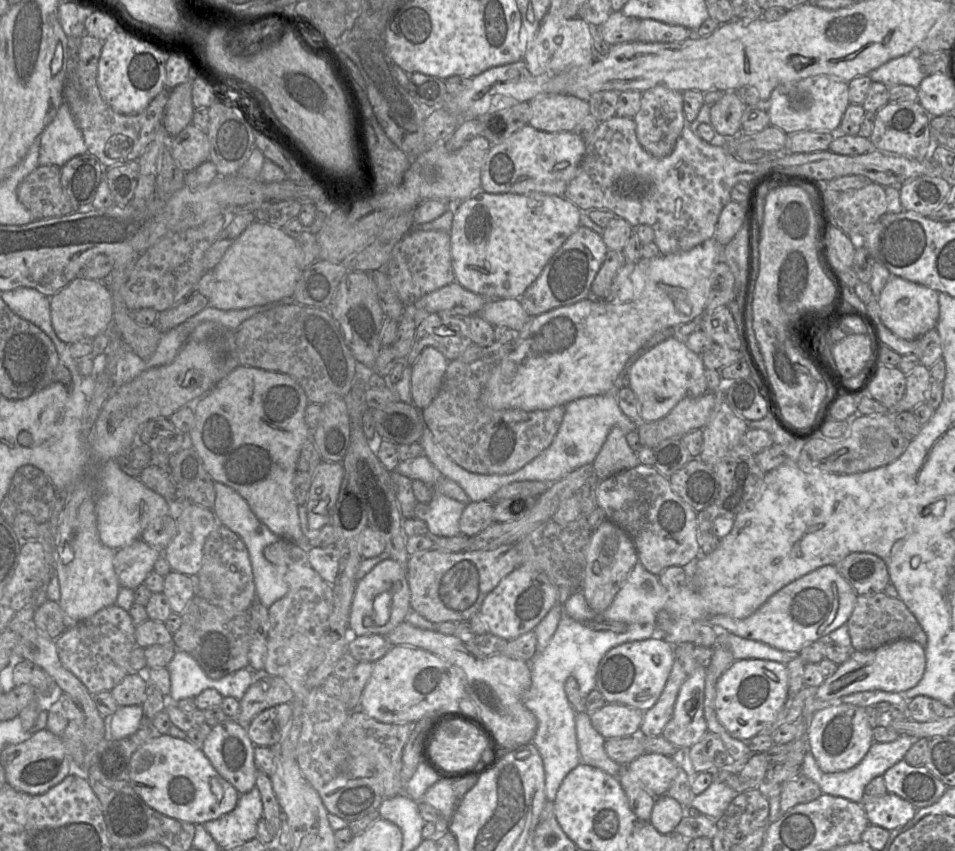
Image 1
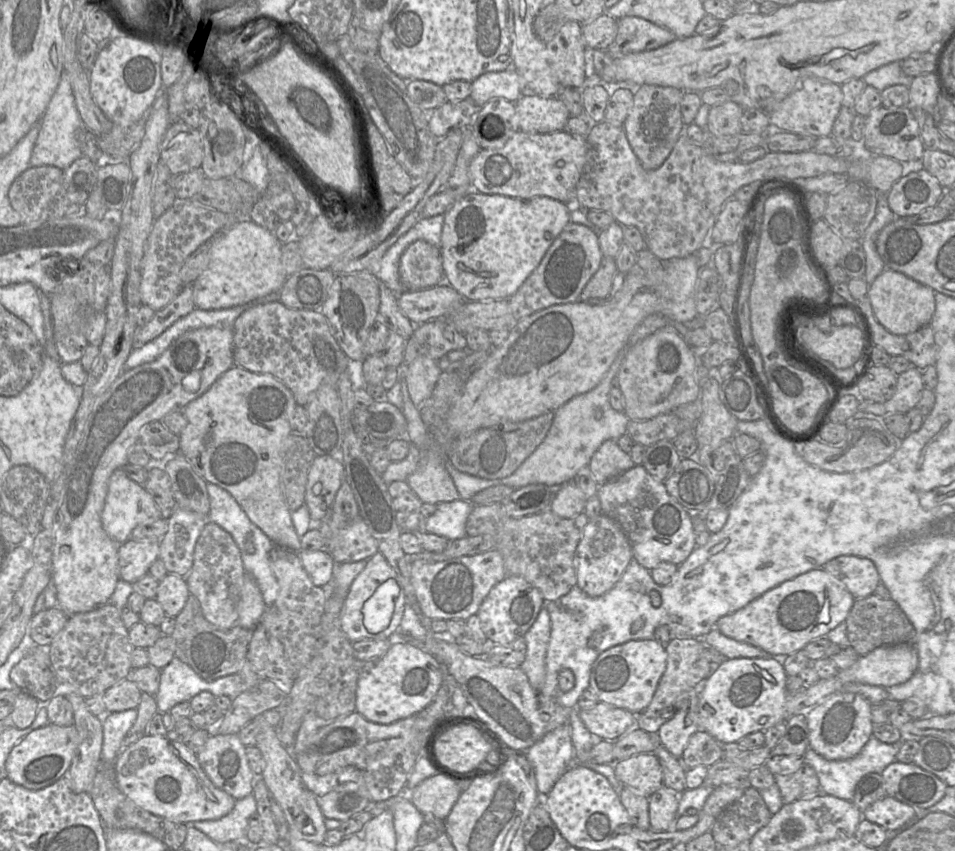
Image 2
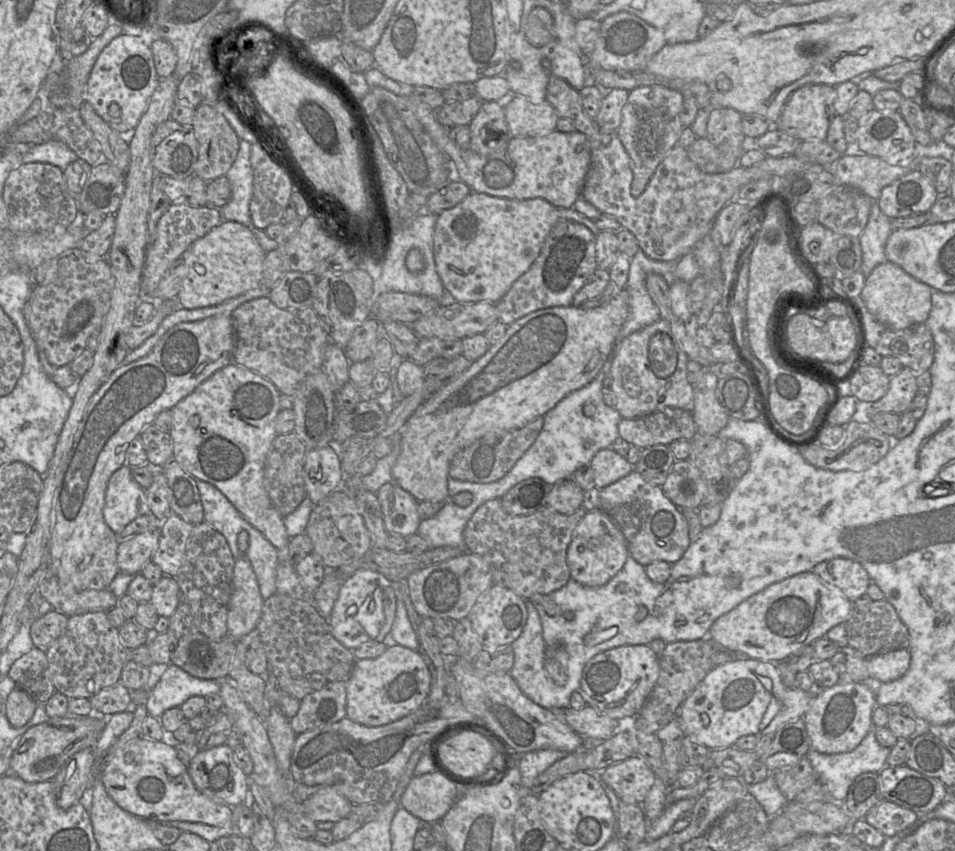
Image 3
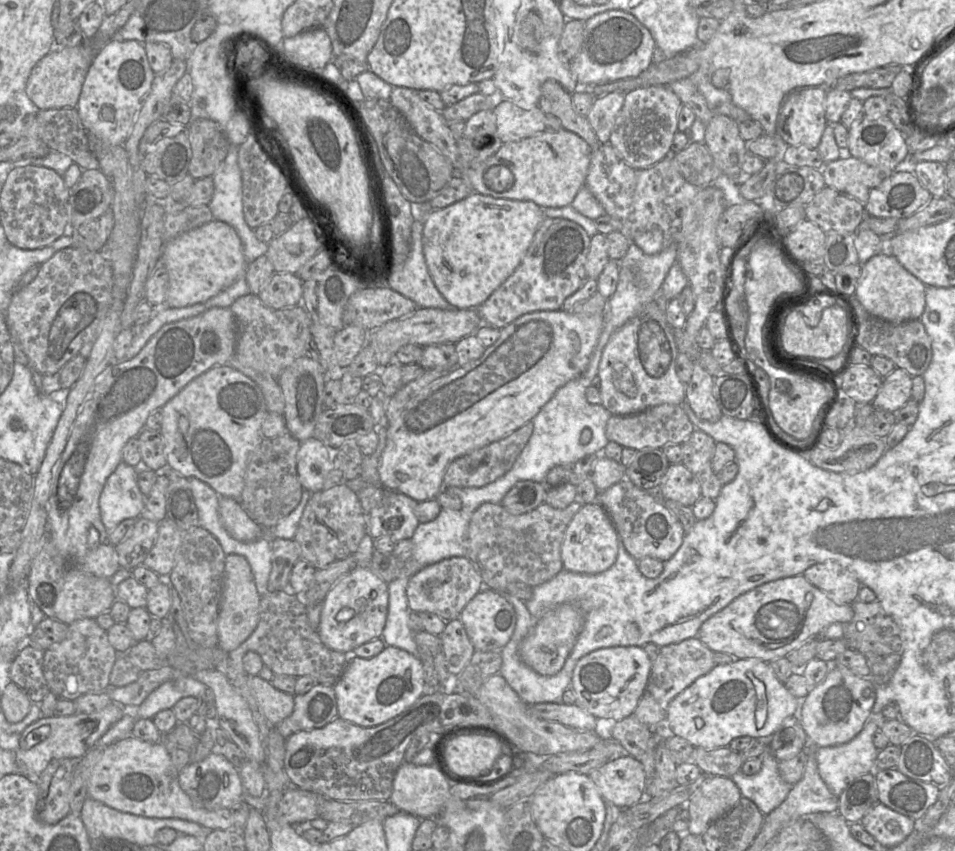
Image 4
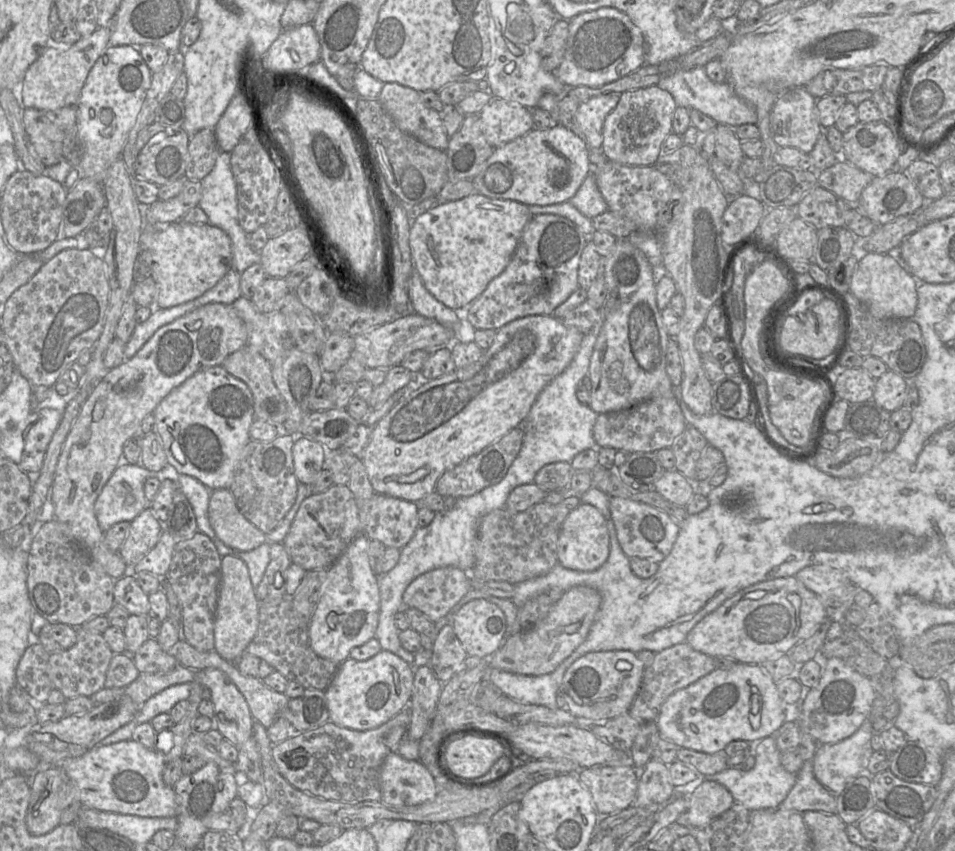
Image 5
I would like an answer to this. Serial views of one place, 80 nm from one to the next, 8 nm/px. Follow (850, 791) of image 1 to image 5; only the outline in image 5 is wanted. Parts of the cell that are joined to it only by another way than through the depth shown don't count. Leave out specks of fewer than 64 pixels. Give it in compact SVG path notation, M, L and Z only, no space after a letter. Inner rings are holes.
M867 719L850 737L834 744L818 745L813 773L834 796L839 796L850 782L865 772L873 734L872 723Z

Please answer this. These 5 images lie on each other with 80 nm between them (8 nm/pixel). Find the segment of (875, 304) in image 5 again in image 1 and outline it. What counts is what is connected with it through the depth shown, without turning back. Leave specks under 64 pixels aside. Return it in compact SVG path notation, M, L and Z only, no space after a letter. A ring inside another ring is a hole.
M891 275L878 303L882 323L896 336L913 340L935 329L939 318L939 292L927 286Z

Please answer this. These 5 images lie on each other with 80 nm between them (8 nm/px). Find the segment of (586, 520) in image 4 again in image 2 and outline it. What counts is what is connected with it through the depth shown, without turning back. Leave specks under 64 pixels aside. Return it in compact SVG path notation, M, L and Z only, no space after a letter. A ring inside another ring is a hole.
M603 513L589 518L576 549L577 586L590 597L602 596L620 580L632 559L631 543L616 521Z

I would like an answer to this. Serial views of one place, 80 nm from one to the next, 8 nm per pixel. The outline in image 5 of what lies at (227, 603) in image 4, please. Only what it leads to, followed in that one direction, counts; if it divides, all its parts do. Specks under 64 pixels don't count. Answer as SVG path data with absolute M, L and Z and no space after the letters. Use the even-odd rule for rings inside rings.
M227 555L221 561L221 582L214 624L214 651L223 659L237 662L257 633L259 604L247 565L238 557Z

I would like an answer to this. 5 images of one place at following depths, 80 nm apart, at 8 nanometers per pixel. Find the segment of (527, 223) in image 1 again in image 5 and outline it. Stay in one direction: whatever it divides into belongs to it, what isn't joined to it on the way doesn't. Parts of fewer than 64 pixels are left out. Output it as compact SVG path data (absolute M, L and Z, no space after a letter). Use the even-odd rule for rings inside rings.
M479 193L437 203L418 216L410 229L414 269L437 300L453 310L464 311L507 267L531 218L525 204Z

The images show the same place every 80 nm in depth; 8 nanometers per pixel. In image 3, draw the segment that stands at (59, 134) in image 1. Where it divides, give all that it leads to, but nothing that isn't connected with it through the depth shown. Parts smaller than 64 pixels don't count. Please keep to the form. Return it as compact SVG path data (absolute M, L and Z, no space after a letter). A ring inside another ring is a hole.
M50 140L31 146L23 157L23 164L46 163L64 171L68 165L78 159L77 155L62 141Z

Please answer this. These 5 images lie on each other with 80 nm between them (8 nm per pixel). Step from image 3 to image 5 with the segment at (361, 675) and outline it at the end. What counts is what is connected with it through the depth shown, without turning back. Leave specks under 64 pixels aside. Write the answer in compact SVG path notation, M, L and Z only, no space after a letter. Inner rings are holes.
M383 649L367 660L348 657L339 665L324 690L329 721L358 731L378 728L408 706L413 690L414 670L414 666Z

